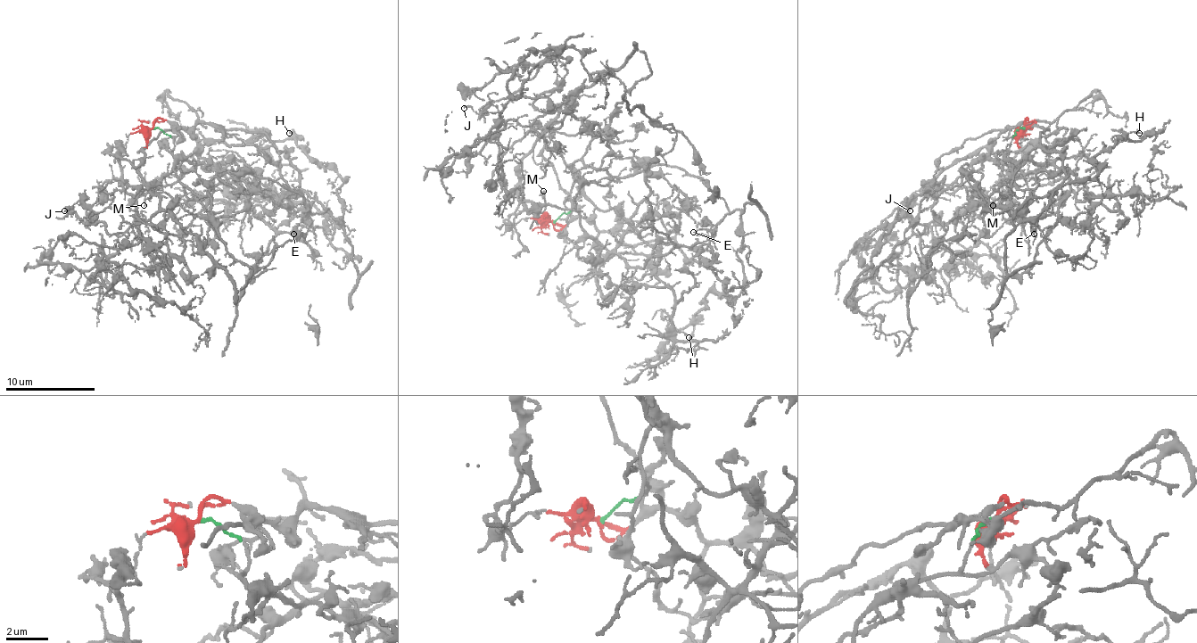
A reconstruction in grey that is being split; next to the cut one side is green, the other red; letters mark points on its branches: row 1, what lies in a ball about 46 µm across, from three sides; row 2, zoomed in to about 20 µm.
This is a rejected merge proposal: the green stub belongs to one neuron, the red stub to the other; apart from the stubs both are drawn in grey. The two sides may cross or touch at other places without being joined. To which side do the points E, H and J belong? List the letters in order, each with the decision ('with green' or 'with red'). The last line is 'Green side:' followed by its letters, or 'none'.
E: with red
H: with red
J: with green
Green side: J

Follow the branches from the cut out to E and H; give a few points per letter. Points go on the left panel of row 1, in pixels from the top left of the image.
E: (152, 128), (163, 118), (184, 128), (264, 133), (316, 198), (311, 220), (293, 234)
H: (152, 128), (163, 118), (184, 128), (264, 133), (300, 173), (300, 186), (340, 225), (344, 180), (288, 133)

